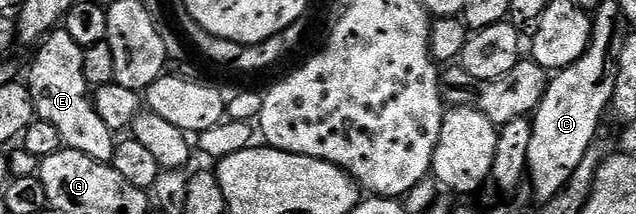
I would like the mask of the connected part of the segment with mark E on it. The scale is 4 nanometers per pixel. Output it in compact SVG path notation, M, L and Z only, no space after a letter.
M63 26L56 28L34 49L35 61L25 83L31 90L36 117L57 126L66 147L94 160L109 162L115 153L117 140L109 126L101 122L101 114L95 112L95 102L89 95L85 78L83 50L84 47L78 45Z

